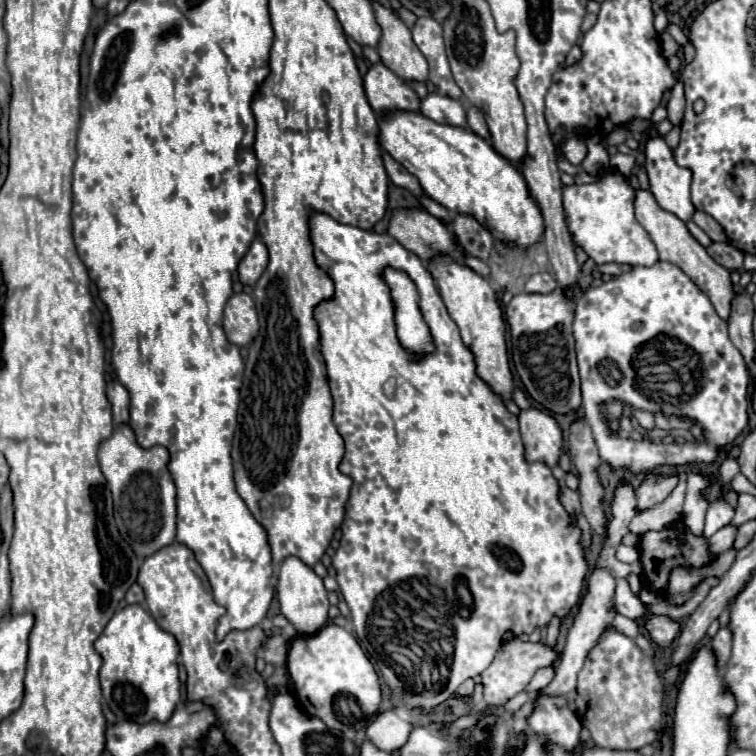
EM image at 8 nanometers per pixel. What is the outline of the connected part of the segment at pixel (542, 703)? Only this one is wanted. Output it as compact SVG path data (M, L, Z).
M541 696L537 700L537 708L529 718L529 728L535 734L547 736L557 746L573 750L579 746L581 722L569 710L565 696Z

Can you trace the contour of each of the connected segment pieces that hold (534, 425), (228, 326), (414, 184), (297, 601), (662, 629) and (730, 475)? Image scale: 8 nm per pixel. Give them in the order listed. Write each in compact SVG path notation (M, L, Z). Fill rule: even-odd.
M537 408L523 410L519 414L519 432L525 446L527 462L543 462L549 468L559 464L563 436L559 424Z
M233 294L225 306L225 334L235 346L249 346L259 332L255 302L249 294Z
M385 150L381 152L383 154L383 162L385 162L385 170L387 170L387 174L389 174L389 178L391 178L391 182L395 184L395 186L401 186L401 188L405 188L405 190L409 190L411 194L415 194L417 198L421 198L421 196L425 196L425 192L423 192L423 188L421 188L421 184L419 184L419 180L413 176L413 174L409 174L399 162L395 162Z
M291 556L281 564L277 598L279 598L279 604L281 604L281 614L293 624L293 628L301 636L313 636L329 620L329 616L327 616L329 600L327 600L327 590L323 586L323 580L313 572L313 568L303 564L299 558Z
M651 612L643 614L643 628L649 632L651 640L657 642L661 648L667 648L673 644L675 636L681 632L681 624L677 620L673 620L671 616L657 616Z
M726 459L721 464L719 471L722 481L729 483L739 472L739 465L735 459Z

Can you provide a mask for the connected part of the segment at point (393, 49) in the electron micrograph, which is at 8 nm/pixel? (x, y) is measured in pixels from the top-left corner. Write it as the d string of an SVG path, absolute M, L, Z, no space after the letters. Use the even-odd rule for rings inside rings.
M375 4L375 16L383 30L377 52L381 62L405 82L427 82L427 60L415 46L409 28L389 10Z

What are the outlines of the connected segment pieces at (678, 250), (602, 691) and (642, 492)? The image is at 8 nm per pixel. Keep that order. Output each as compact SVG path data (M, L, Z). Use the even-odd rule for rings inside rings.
M637 188L635 190L635 200L633 200L633 206L635 206L635 218L643 224L643 228L649 232L651 240L655 242L657 246L657 252L659 252L659 260L665 260L665 262L671 262L675 266L679 266L695 286L699 286L699 290L703 294L709 296L711 304L715 306L717 314L727 320L729 316L729 310L731 310L731 300L735 296L733 292L733 284L731 284L731 278L729 278L729 270L725 270L723 266L719 266L709 254L707 250L691 236L691 232L687 230L685 222L679 220L675 214L659 208L655 196L649 192L649 190L641 190Z
M609 628L589 652L577 682L577 714L589 728L591 740L601 748L637 750L657 740L661 730L661 676L649 656L637 644Z
M647 472L641 486L635 490L637 510L647 510L655 504L661 504L675 490L677 482L679 482L677 474Z

